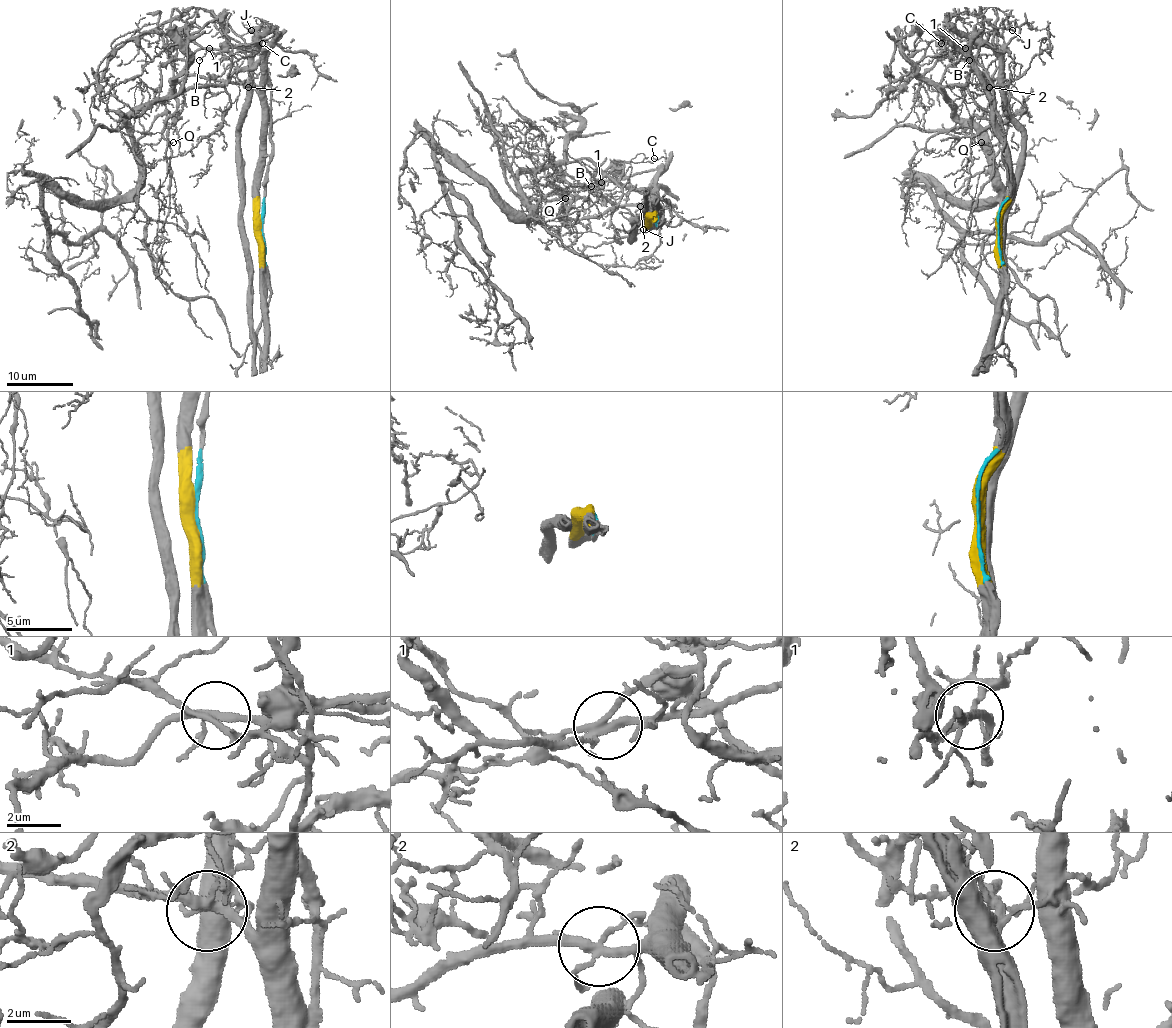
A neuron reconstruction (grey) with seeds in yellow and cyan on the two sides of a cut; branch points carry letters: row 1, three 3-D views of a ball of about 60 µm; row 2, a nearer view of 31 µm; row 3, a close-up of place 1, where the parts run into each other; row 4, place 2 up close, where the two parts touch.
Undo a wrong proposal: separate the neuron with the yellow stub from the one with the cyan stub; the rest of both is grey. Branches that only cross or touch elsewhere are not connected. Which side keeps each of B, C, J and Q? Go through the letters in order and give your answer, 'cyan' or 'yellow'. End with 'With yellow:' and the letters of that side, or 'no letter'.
B: yellow
C: yellow
J: yellow
Q: yellow
With yellow: B, C, J, Q

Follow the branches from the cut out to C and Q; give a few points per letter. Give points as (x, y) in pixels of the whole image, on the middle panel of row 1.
C: (653, 216), (650, 226), (657, 171), (665, 159), (653, 157)
Q: (653, 216), (650, 226), (653, 209), (618, 206), (587, 217), (565, 221), (567, 226), (558, 207), (565, 197)

